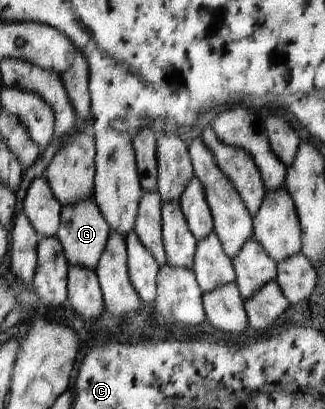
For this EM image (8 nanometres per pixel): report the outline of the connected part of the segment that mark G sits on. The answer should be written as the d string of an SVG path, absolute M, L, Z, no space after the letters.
M91 196L76 202L73 206L63 207L60 222L56 236L63 246L63 255L68 266L83 266L95 272L110 234L110 228L99 212L96 200Z

